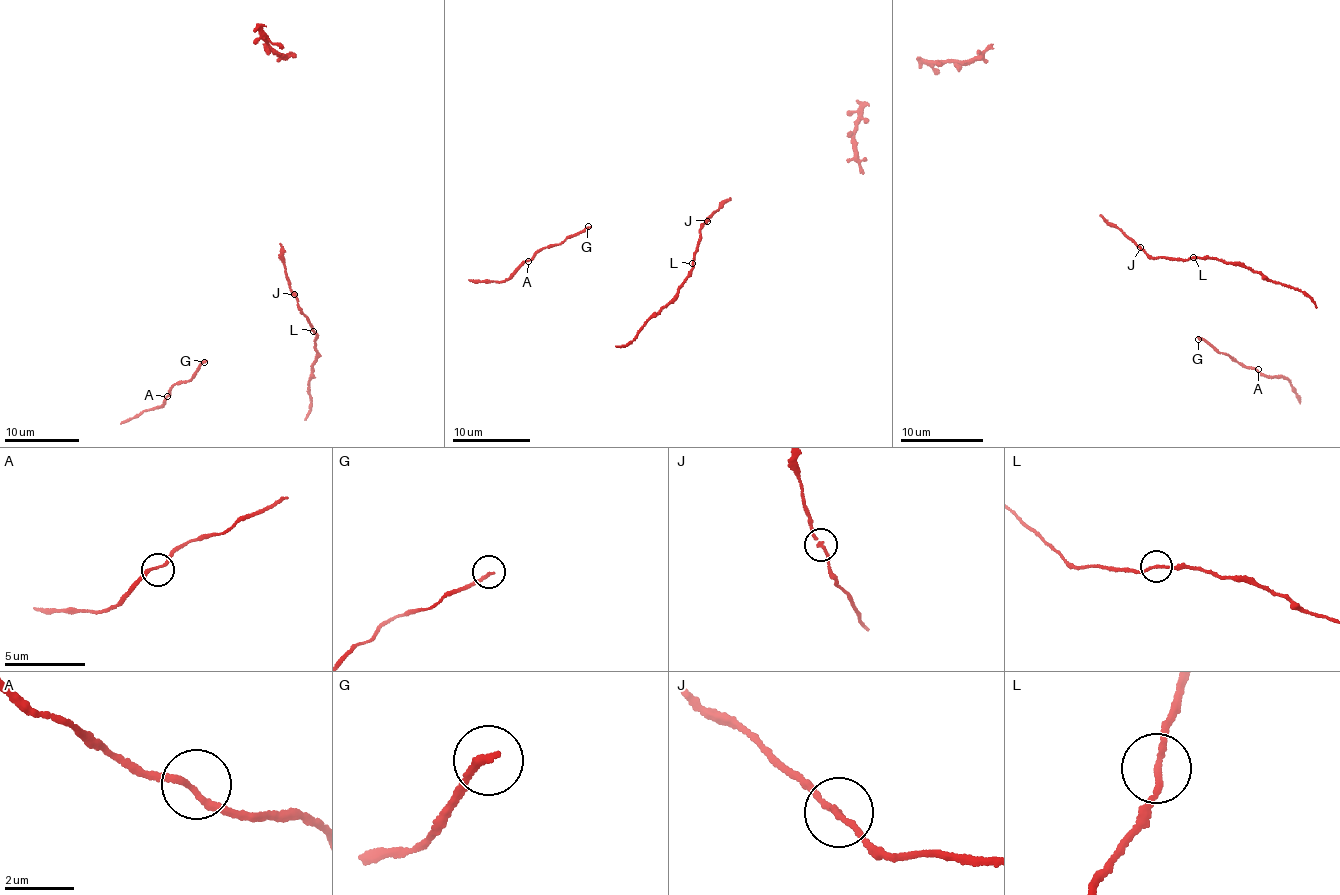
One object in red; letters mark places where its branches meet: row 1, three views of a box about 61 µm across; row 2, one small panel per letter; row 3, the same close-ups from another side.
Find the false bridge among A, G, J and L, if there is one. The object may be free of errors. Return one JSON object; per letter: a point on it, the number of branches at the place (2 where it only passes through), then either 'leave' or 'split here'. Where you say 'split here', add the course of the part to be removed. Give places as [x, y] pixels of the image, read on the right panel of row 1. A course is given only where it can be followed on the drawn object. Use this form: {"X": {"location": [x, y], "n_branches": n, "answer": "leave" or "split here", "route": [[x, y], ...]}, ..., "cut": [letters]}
{"A": {"location": [1258, 369], "n_branches": 2, "answer": "leave"}, "G": {"location": [1198, 339], "n_branches": 1, "answer": "leave"}, "J": {"location": [1140, 247], "n_branches": 2, "answer": "leave"}, "L": {"location": [1193, 257], "n_branches": 2, "answer": "leave"}, "cut": []}

